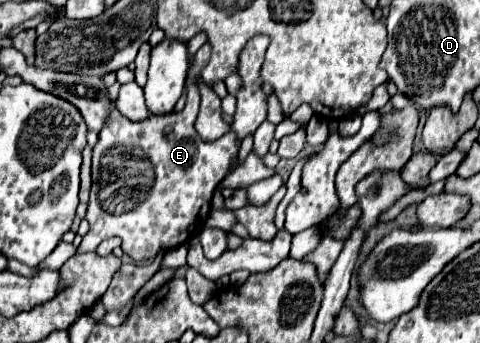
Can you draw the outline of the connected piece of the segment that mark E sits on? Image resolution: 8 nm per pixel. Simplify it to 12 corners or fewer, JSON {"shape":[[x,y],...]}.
{"shape":[[270,39],[240,53],[230,131],[202,141],[200,95],[92,147],[90,231],[136,263],[206,223],[240,141],[266,119]]}

